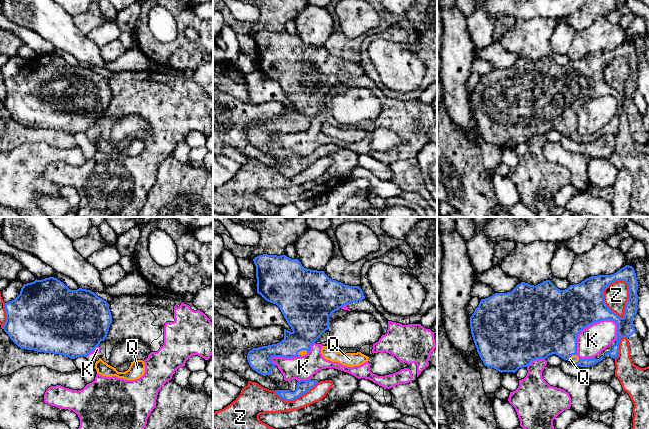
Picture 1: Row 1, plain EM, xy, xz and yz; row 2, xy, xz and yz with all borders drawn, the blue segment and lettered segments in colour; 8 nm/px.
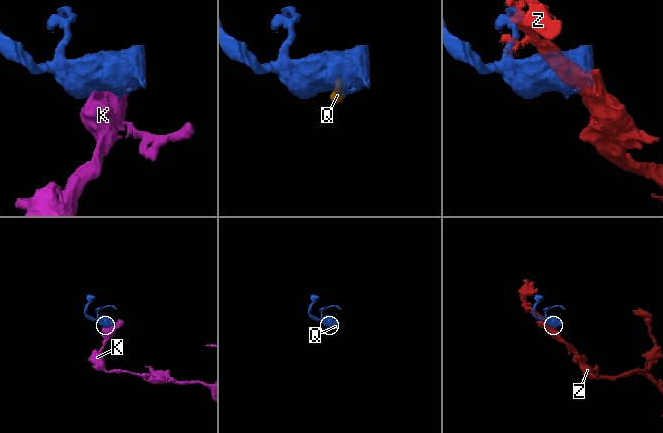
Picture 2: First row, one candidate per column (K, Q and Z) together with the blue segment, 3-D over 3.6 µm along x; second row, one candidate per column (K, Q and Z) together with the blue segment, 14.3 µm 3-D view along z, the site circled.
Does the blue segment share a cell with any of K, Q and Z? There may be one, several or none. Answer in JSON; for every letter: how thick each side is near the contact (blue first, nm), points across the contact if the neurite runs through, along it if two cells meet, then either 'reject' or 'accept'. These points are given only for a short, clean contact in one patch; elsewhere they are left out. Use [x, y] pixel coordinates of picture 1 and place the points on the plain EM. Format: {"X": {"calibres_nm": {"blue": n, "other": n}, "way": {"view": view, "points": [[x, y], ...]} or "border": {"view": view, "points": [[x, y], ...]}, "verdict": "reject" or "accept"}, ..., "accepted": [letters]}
{"K": {"calibres_nm": {"blue": 440, "other": 240}, "verdict": "reject"}, "Q": {"calibres_nm": {"blue": 380, "other": 60}, "way": {"view": "yz", "points": [[554, 105], [571, 131], [574, 134]]}, "verdict": "accept"}, "Z": {"calibres_nm": {"blue": 130, "other": 200}, "verdict": "reject"}, "accepted": ["Q"]}

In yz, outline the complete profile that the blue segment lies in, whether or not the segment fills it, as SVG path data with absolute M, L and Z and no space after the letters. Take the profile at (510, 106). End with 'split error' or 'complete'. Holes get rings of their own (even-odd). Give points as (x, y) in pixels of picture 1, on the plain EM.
M629 41L611 51L591 52L579 60L570 61L565 66L558 65L550 56L536 62L521 58L511 68L495 69L481 75L470 93L471 110L484 141L501 149L515 149L519 144L527 143L533 136L546 135L552 130L576 142L589 143L605 134L615 135L619 129L622 113L628 115L630 132L634 141L645 144L649 142L649 133L644 127L643 116L636 109L633 100L633 94L638 86L637 66L636 49ZM615 57L625 57L629 63L629 74L623 94L611 87L604 78L604 65ZM608 95L617 100L616 116L594 134L579 134L577 132L578 110L589 101Z; split error

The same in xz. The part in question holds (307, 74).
M263 30L253 37L256 42L257 69L280 84L292 107L284 105L284 115L277 120L253 124L248 128L247 136L257 149L268 151L272 157L280 159L284 157L284 152L270 135L306 131L311 121L329 105L329 93L332 89L352 78L365 75L365 72L359 62L345 61L332 56L324 47L304 44L297 34Z; split error

